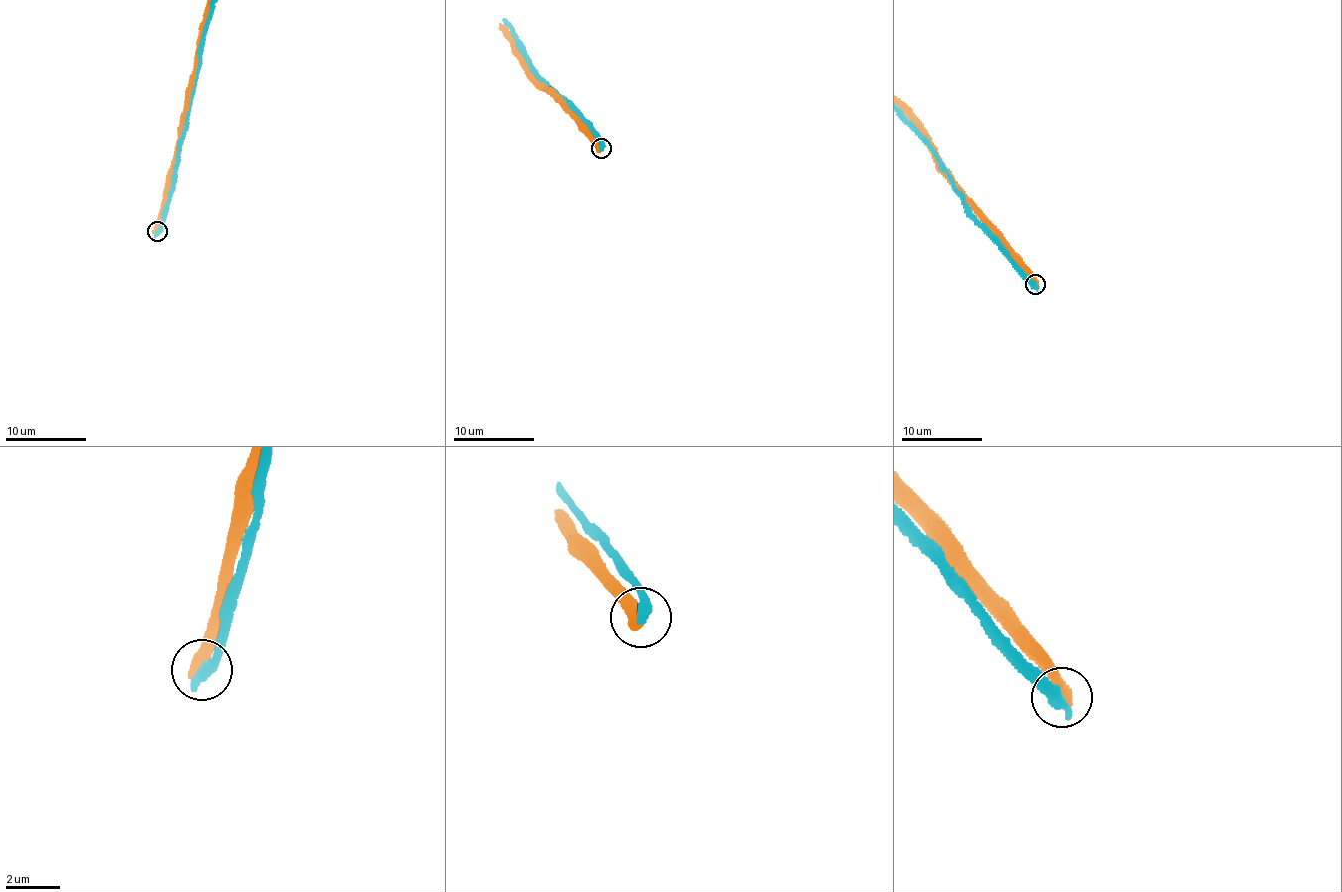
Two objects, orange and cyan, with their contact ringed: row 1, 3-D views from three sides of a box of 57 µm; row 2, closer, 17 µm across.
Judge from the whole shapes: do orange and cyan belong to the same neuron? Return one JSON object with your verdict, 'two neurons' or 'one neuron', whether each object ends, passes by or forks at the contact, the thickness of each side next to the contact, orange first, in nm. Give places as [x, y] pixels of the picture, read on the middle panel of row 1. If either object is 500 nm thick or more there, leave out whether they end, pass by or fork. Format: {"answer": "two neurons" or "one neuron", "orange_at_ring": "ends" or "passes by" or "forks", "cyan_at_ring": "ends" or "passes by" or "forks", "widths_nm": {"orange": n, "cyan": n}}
{"answer": "two neurons", "orange_at_ring": "ends", "cyan_at_ring": "ends", "widths_nm": {"orange": 480, "cyan": 480}}

